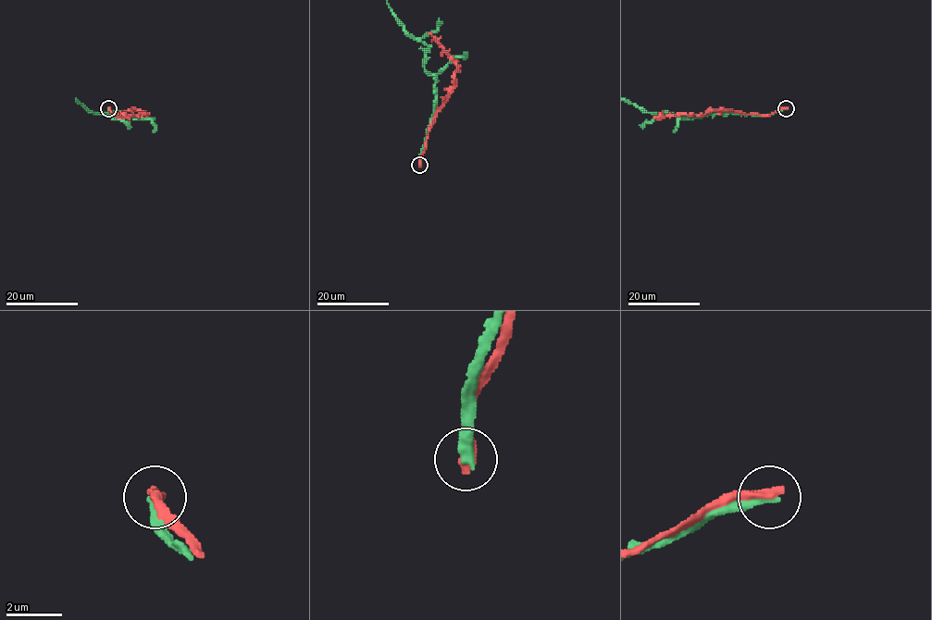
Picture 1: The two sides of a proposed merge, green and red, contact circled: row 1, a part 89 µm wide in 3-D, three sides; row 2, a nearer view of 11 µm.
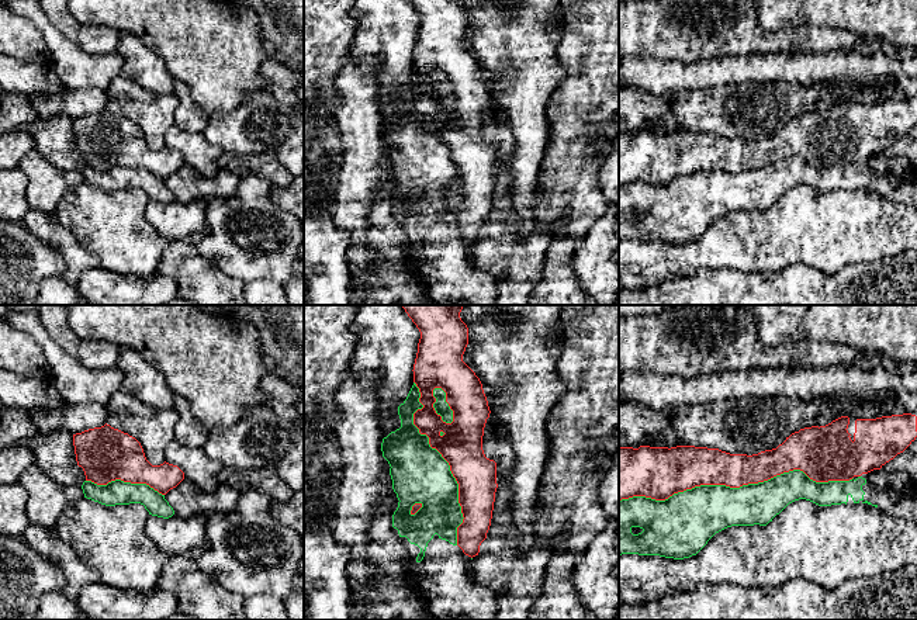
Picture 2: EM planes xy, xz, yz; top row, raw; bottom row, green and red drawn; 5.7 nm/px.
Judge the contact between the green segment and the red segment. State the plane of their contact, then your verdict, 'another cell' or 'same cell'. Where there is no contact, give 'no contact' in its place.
yz | another cell

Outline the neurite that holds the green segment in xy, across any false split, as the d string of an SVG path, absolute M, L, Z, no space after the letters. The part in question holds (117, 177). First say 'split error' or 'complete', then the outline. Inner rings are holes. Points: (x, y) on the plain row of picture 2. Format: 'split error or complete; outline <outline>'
complete; outline M115 164L107 170L97 170L91 166L84 166L82 174L84 183L105 191L141 188L152 201L169 204L174 200L165 180L146 169L131 169Z

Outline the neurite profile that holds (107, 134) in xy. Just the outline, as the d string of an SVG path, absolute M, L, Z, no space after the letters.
M107 108L101 112L73 120L73 131L77 150L83 153L86 166L97 170L107 170L111 166L121 164L131 169L146 169L159 179L166 180L184 164L184 157L177 150L166 146L160 150L152 150L135 122Z

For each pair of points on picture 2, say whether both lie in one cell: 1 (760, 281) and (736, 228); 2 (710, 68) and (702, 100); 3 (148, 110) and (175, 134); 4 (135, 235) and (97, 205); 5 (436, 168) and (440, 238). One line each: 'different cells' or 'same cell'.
1: different cells
2: different cells
3: different cells
4: same cell
5: same cell

